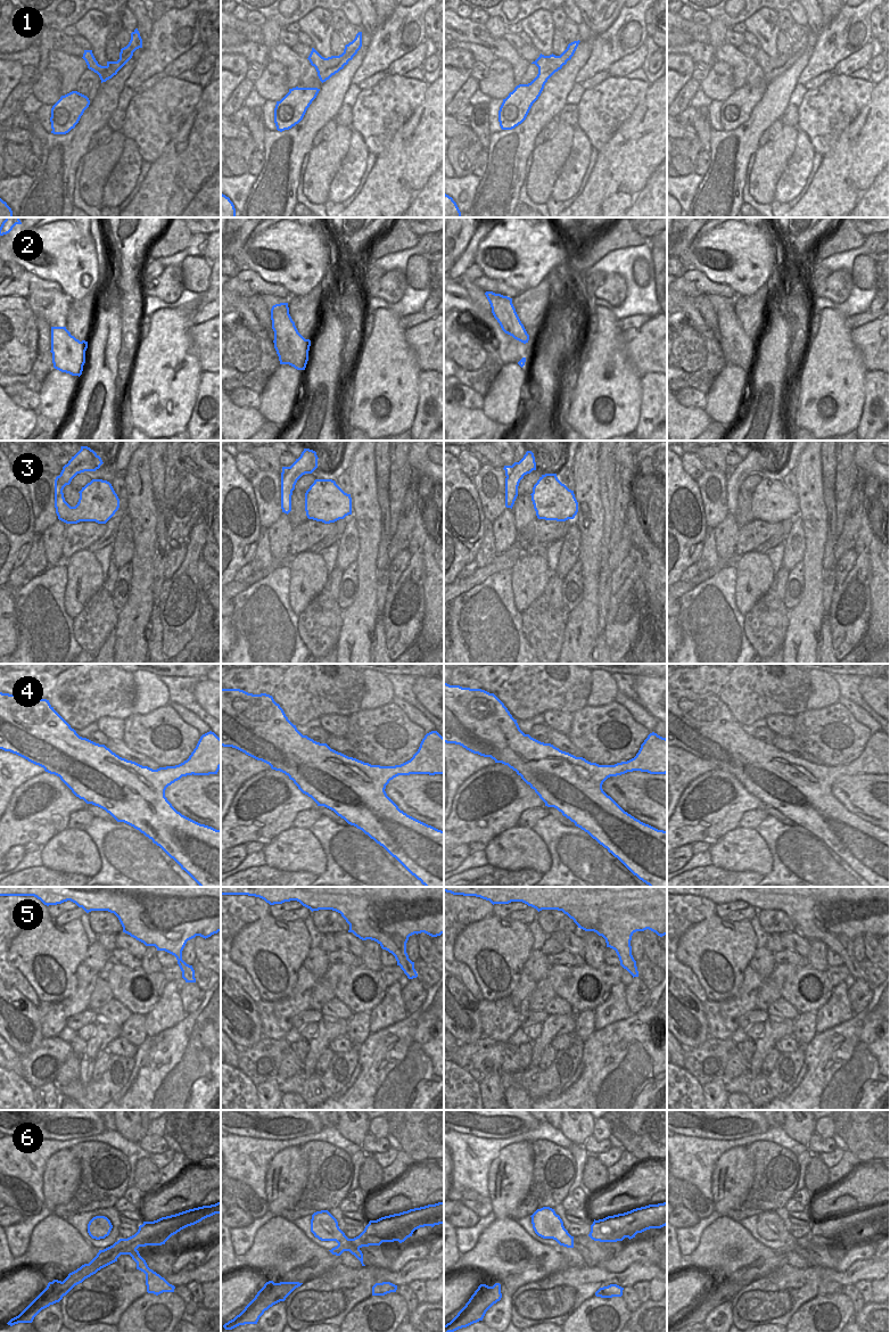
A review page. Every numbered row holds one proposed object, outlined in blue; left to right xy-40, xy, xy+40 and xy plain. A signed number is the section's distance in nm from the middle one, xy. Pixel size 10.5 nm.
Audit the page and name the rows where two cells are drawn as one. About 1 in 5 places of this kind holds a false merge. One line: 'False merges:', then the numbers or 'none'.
False merges: 6

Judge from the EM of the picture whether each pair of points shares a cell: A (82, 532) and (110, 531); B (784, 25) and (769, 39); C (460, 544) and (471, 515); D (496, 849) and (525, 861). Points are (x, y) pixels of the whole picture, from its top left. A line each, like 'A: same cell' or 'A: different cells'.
A: different cells
B: different cells
C: same cell
D: same cell

